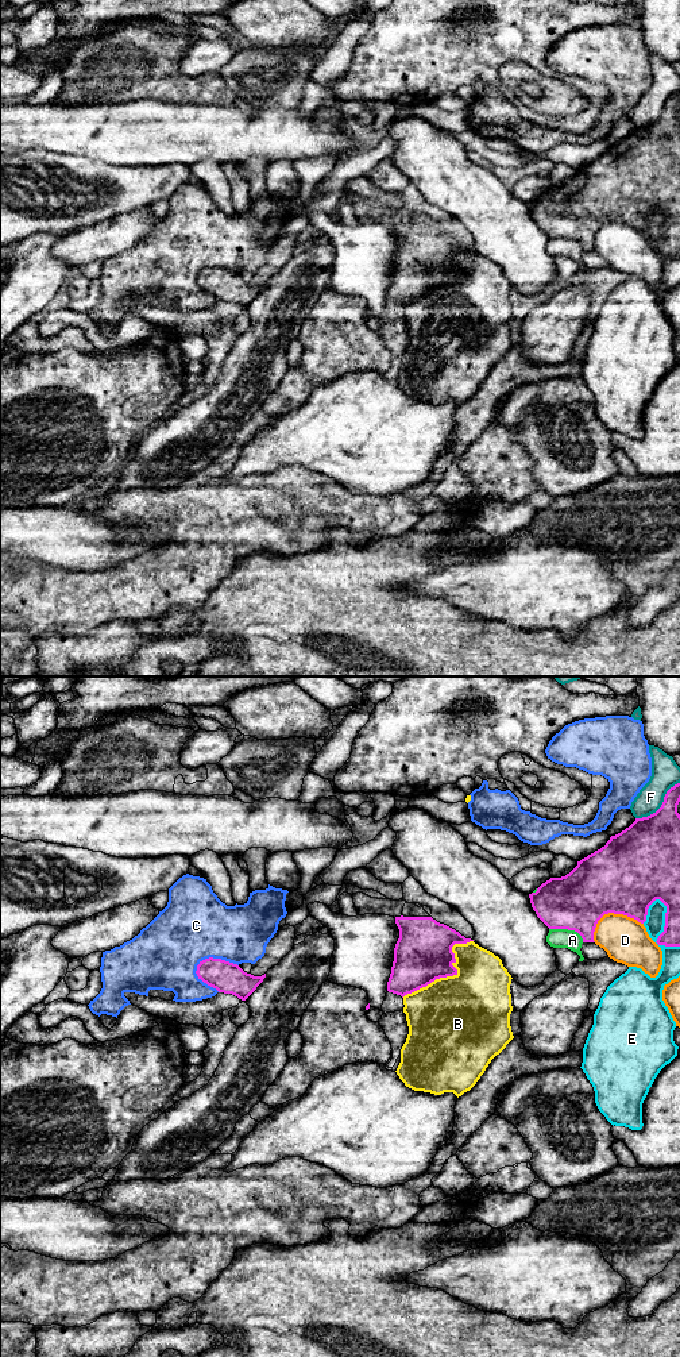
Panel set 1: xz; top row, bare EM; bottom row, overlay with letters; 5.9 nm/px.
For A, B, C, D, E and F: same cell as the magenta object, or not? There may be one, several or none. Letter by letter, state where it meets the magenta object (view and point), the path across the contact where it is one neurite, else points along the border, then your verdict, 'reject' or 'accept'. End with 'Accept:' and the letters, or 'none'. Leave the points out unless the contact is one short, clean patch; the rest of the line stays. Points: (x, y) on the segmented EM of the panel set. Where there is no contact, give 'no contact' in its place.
A: meets magenta in xz at (568, 929); reject
B: meets magenta in xz at (452, 975); reject
C: meets magenta in xz at (212, 958); reject
D: meets magenta in xz at (610, 912); reject
E: meets magenta in xz at (664, 930); reject
F: meets magenta in xz at (661, 805); border along xz (679, 782), (667, 791), (663, 804), (655, 812), (636, 818); reject
Accept: none

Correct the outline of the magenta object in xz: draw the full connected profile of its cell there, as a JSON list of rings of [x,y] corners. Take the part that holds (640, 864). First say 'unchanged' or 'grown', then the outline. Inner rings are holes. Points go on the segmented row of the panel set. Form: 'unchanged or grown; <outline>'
unchanged; [[[680,783],[671,787],[661,807],[611,836],[604,847],[577,861],[565,876],[550,878],[529,894],[537,917],[549,929],[577,932],[583,942],[595,942],[598,921],[608,913],[623,914],[644,924],[648,909],[660,899],[667,906],[664,932],[657,944],[680,947]]]

